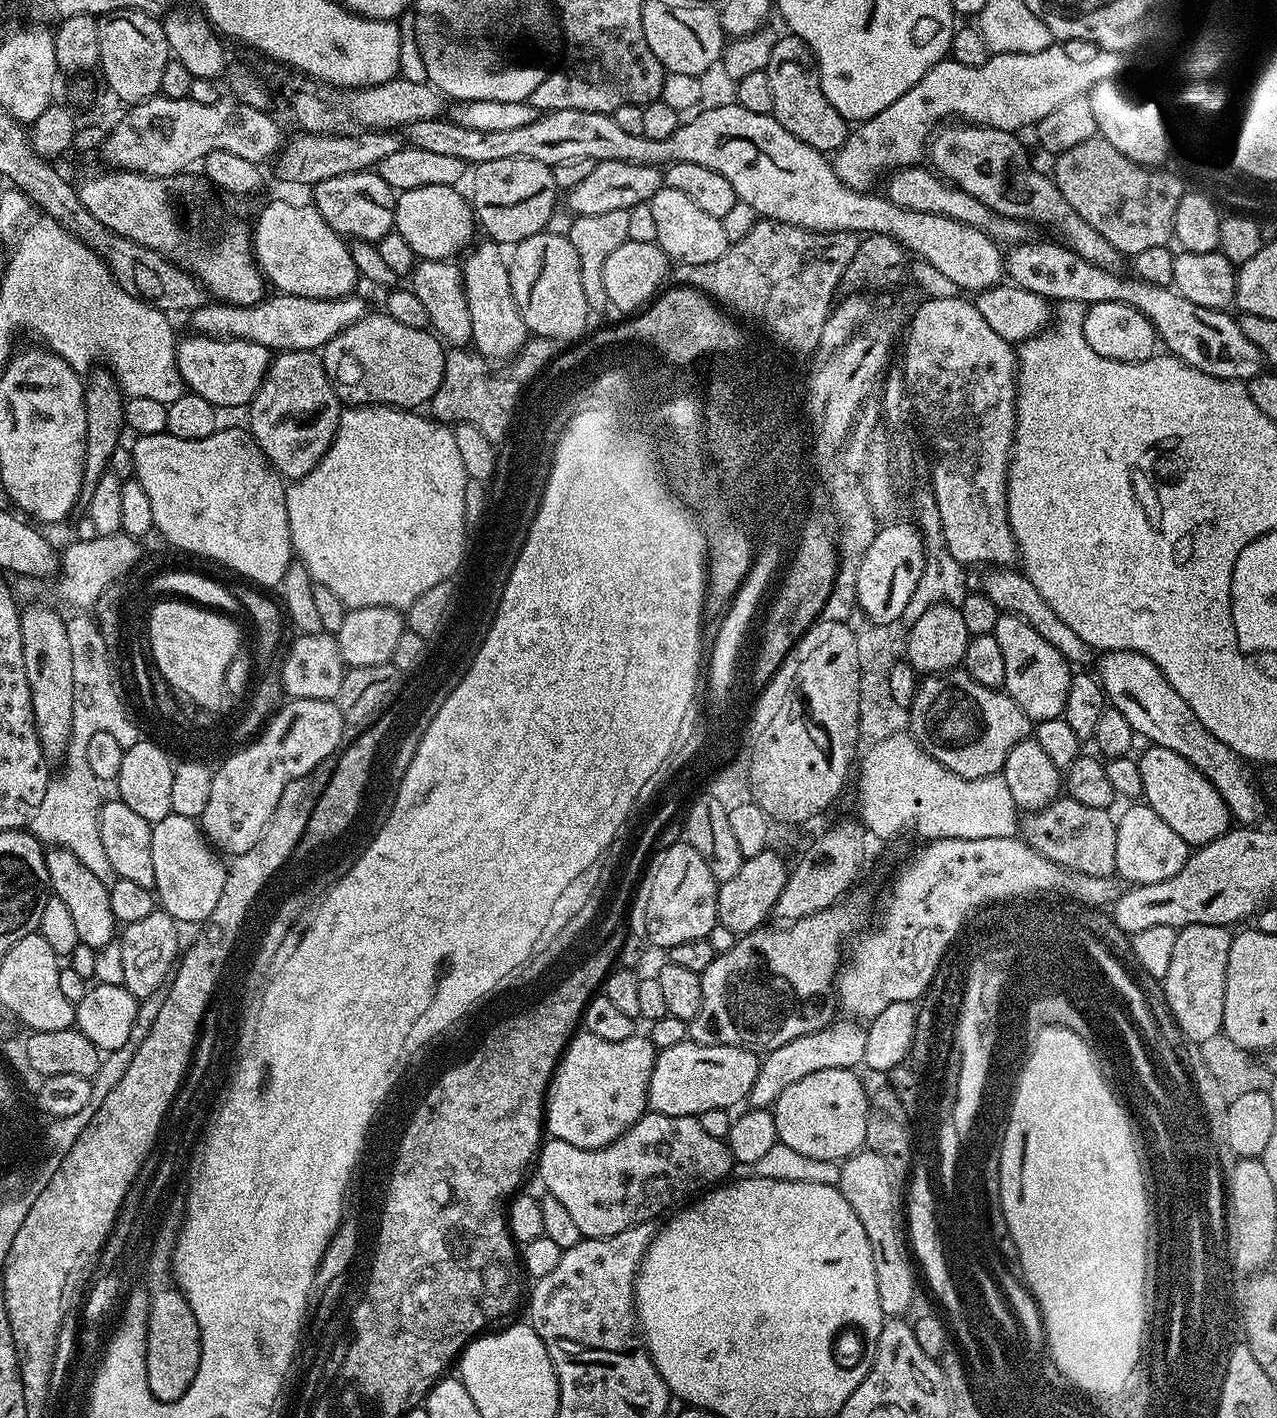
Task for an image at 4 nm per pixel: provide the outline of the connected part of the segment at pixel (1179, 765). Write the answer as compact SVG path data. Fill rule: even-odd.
M1148 746L1138 756L1138 763L1142 774L1143 803L1149 804L1154 814L1158 814L1158 818L1162 818L1162 822L1166 822L1166 826L1170 826L1170 830L1178 834L1178 838L1182 838L1190 846L1199 846L1214 842L1214 838L1228 831L1233 818L1226 802L1220 797L1218 790L1214 790L1210 781L1197 768L1190 766L1186 758L1182 758L1182 754Z

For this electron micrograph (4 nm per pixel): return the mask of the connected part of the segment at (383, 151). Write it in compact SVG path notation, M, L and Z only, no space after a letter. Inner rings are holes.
M365 130L351 132L349 136L331 136L317 132L297 131L283 141L282 147L275 157L276 172L288 184L308 184L315 186L318 182L326 182L326 178L338 178L338 174L354 174L375 169L382 158L402 150L406 140L396 130Z

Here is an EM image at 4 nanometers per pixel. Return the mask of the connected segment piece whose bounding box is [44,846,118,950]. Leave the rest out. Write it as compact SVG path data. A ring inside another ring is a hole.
M49 847L44 853L44 861L48 871L47 887L51 895L66 902L74 917L80 943L97 950L103 950L111 940L113 943L118 936L118 921L110 902L109 885L101 877L90 874L90 870L86 870L86 866L82 866L82 862L78 862L78 858L65 848Z

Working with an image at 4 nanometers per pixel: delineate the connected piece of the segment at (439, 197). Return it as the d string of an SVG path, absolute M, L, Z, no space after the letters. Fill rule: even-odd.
M418 186L418 190L397 195L394 230L406 238L406 246L410 246L417 258L451 261L456 258L452 256L459 257L473 243L474 213L460 190L456 186Z

